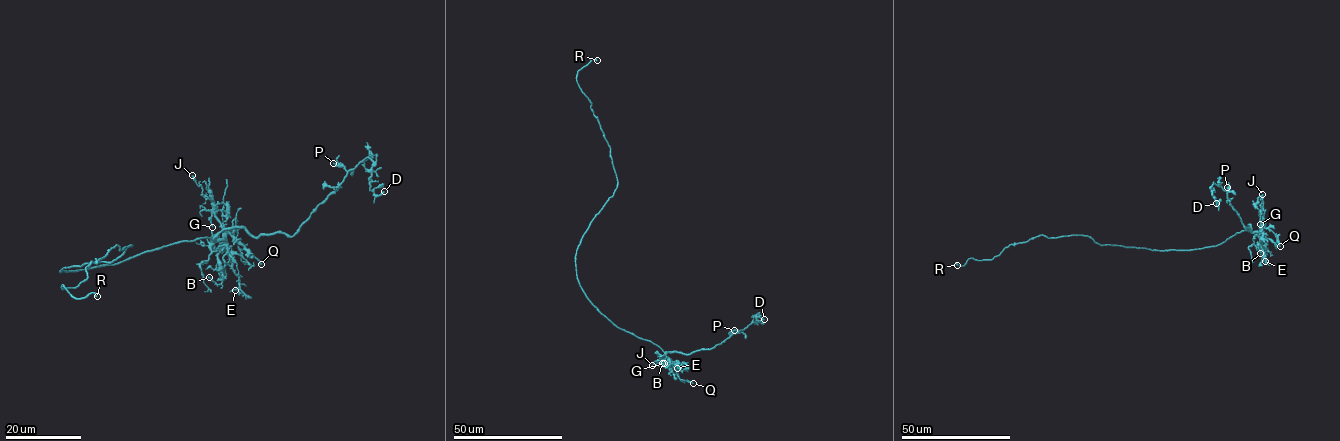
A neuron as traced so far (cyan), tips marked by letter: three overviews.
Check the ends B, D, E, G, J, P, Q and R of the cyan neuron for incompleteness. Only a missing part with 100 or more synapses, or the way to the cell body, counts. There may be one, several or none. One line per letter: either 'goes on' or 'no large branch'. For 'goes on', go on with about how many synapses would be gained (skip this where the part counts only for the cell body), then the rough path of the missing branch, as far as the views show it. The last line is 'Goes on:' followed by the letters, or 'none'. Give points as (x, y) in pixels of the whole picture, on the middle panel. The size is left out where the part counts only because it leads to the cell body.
B: no large branch
D: no large branch
E: no large branch
G: no large branch
J: no large branch
P: no large branch
Q: no large branch
R: goes on
Goes on: R

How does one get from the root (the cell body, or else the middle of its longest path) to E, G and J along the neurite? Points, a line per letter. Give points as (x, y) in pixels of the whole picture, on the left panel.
E: (65, 271), (115, 264), (177, 242), (210, 237), (224, 239), (226, 243), (232, 269), (239, 280), (235, 290)
G: (65, 271), (115, 264), (177, 242), (205, 237), (225, 239), (222, 224), (213, 215), (210, 217), (212, 227)
J: (65, 271), (115, 264), (177, 242), (225, 239), (214, 202), (202, 193), (192, 175)

